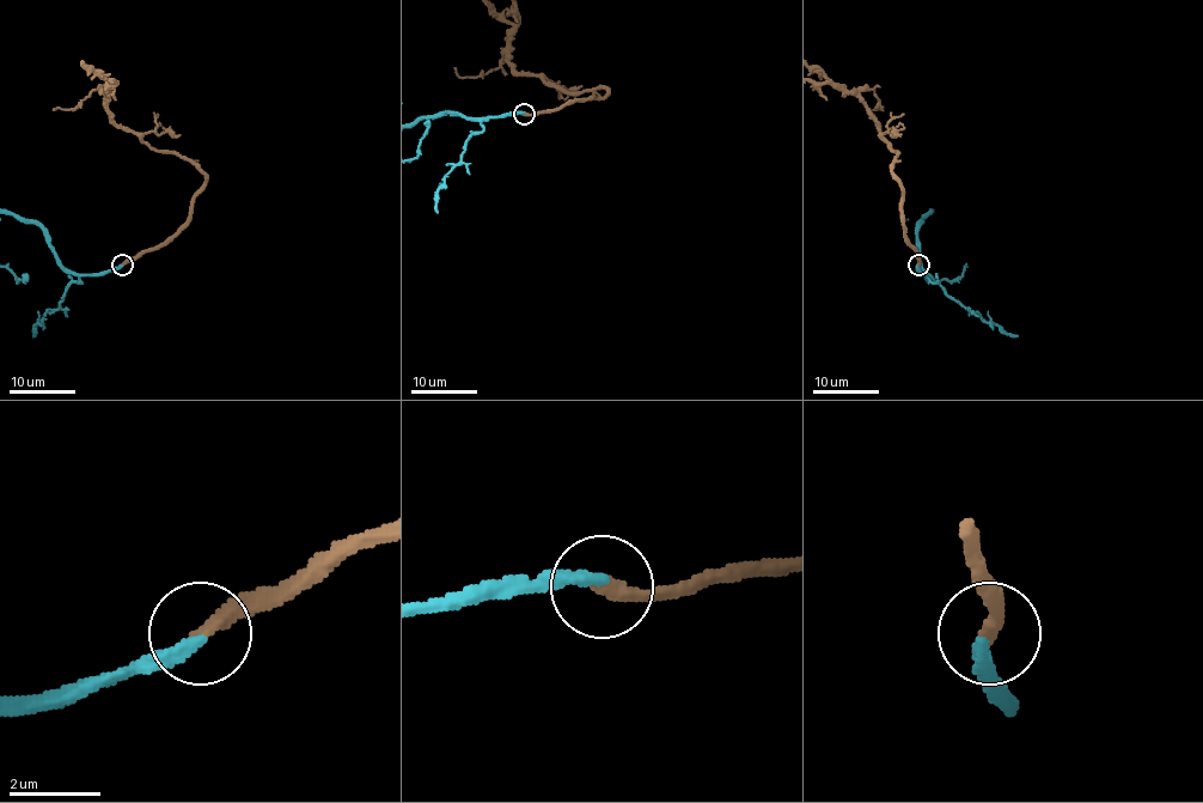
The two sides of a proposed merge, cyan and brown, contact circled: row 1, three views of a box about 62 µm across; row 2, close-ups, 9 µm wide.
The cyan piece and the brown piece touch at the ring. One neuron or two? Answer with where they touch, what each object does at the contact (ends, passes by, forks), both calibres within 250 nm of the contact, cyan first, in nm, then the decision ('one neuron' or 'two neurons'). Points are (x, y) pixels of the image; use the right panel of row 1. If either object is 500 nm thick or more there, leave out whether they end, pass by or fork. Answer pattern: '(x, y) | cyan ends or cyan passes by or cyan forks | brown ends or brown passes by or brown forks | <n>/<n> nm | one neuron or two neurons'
(918, 265) | cyan ends | brown ends | 320/320 nm | one neuron

